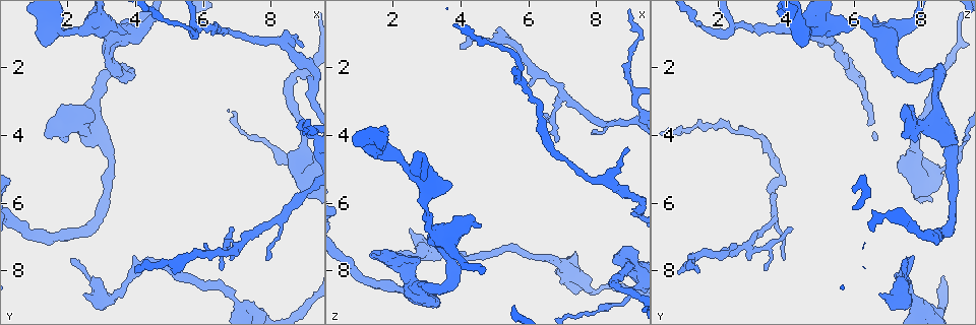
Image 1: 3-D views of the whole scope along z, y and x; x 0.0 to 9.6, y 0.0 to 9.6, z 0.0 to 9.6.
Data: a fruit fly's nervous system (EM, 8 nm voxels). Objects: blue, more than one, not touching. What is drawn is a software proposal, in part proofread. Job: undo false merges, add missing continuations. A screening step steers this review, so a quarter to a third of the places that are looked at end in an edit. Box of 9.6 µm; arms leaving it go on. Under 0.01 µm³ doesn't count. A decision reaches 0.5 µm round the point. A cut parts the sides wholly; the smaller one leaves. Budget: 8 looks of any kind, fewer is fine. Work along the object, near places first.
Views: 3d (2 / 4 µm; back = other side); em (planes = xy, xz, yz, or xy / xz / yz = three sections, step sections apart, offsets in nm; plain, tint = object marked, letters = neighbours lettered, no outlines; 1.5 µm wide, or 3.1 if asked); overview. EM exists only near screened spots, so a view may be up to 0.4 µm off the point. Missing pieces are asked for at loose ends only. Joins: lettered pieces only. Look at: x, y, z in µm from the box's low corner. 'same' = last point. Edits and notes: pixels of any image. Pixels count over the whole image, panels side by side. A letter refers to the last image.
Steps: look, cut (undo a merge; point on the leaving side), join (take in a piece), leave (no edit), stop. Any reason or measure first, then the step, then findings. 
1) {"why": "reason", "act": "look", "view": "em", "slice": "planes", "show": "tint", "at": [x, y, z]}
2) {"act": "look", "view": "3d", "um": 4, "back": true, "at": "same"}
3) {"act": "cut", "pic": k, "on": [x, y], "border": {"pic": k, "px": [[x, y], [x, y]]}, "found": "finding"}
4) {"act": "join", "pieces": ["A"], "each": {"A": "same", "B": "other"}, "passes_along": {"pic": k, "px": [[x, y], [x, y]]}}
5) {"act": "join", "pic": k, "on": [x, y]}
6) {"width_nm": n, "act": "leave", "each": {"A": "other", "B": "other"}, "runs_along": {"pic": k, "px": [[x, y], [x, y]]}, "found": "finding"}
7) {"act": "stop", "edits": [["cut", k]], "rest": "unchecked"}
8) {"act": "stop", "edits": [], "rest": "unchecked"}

{"why": "free end", "act": "look", "view": "em", "slice": "yz", "step": 8, "show": "letters", "at": [3.65, 0.90, 5.60]}

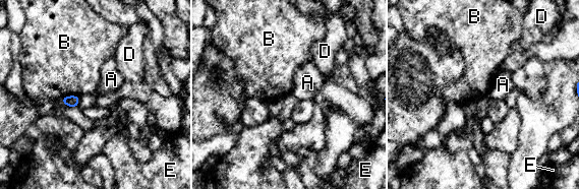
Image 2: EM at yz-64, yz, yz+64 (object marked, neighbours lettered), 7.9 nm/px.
{"why": "another direction", "act": "look", "view": "em", "slice": "planes", "show": "letters", "at": "same"}

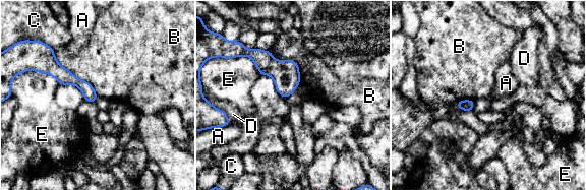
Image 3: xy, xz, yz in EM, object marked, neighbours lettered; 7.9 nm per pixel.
{"width_nm": 90, "longest_contact_nm": ["B", 500], "act": "leave", "each": {"A": "other", "B": "other", "C": "other", "D": "other", "E": "other"}, "found": "no lettered piece goes on from it"}

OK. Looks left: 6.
{"why": "branch stops here", "act": "look", "view": "3d", "um": 2, "at": [6.00, 7.20, 2.55]}

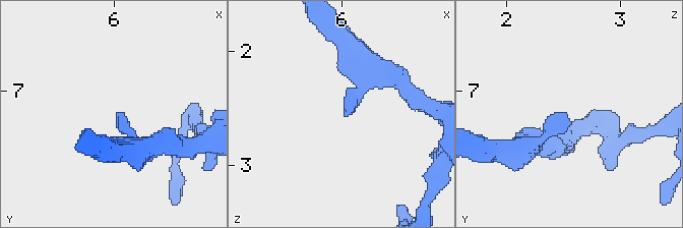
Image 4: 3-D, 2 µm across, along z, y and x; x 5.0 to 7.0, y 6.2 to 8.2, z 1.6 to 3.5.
{"arm_widths_nm": [170, 220], "why": "need the tissue", "act": "look", "view": "em", "slice": "planes", "show": "plain", "at": [6.02, 7.26, 2.56]}

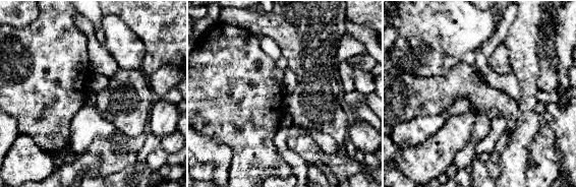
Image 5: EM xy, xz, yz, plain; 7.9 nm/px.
{"act": "look", "view": "em", "slice": "planes", "show": "letters", "at": "same"}

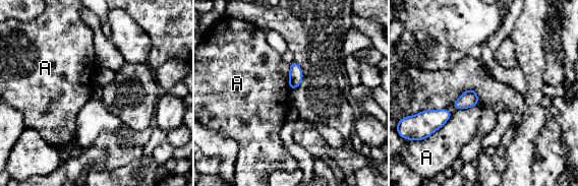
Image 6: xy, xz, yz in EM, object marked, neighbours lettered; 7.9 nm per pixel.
{"act": "leave", "each": {"A": "other"}, "border": {"pic": 6, "px": [[453, 113], [441, 127], [429, 134]]}, "found": "no lettered piece goes on from it"}

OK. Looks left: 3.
{"why": "branch stops here", "act": "look", "view": "3d", "um": 2, "at": [5.15, 8.00, 0.85]}

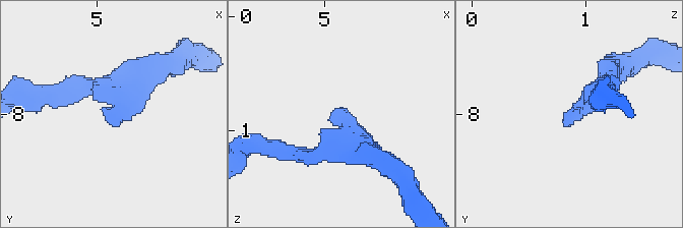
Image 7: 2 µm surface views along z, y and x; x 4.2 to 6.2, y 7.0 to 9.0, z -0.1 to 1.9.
{"why": "shape alone is not enough", "act": "look", "view": "em", "slice": "planes", "show": "letters", "at": [5.10, 8.04, 0.78]}

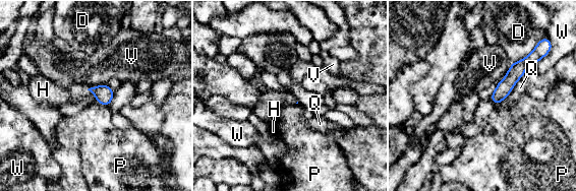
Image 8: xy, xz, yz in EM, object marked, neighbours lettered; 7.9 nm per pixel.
{"act": "leave", "each": {"D": "other", "H": "other", "P": "other", "Q": "other", "V": "other", "W": "other"}, "runs_along": {"pic": 8, "px": [[529, 58], [514, 73], [497, 101]]}, "found": "none of them fits"}

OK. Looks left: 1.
{"act": "stop", "edits": [], "rest": "unchecked"}

